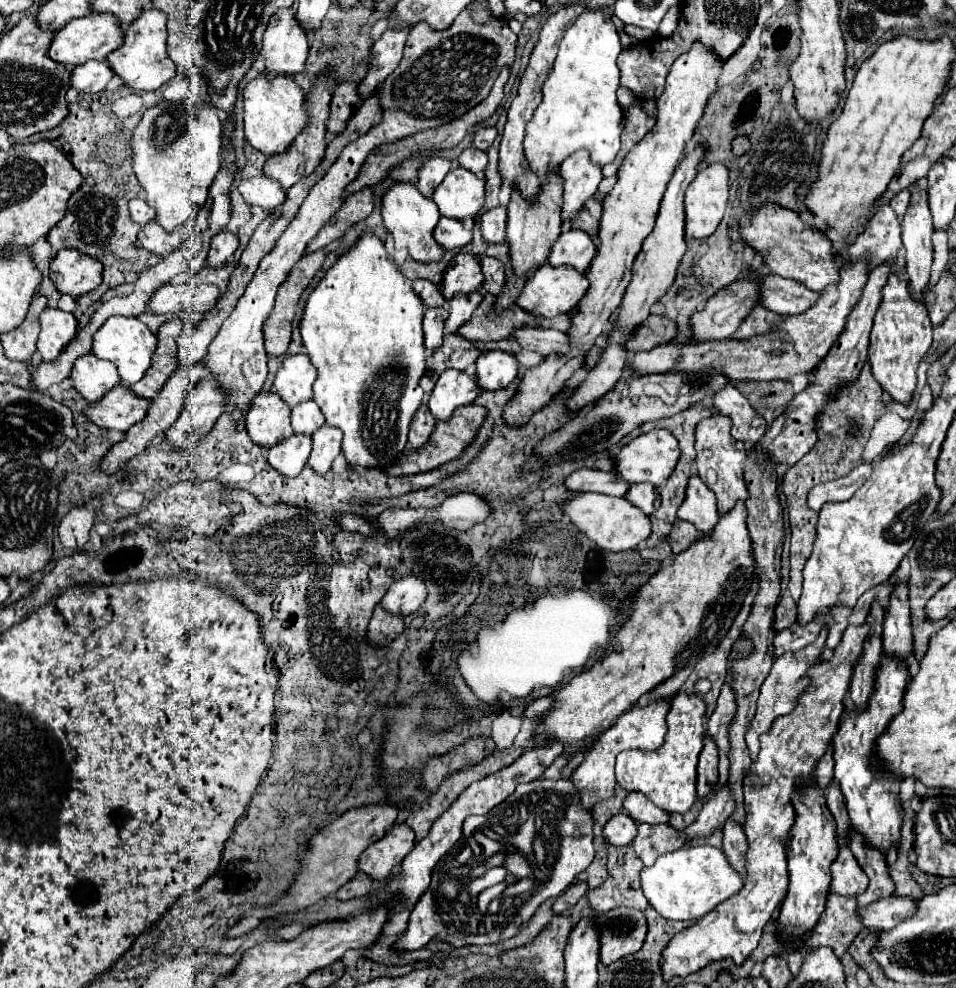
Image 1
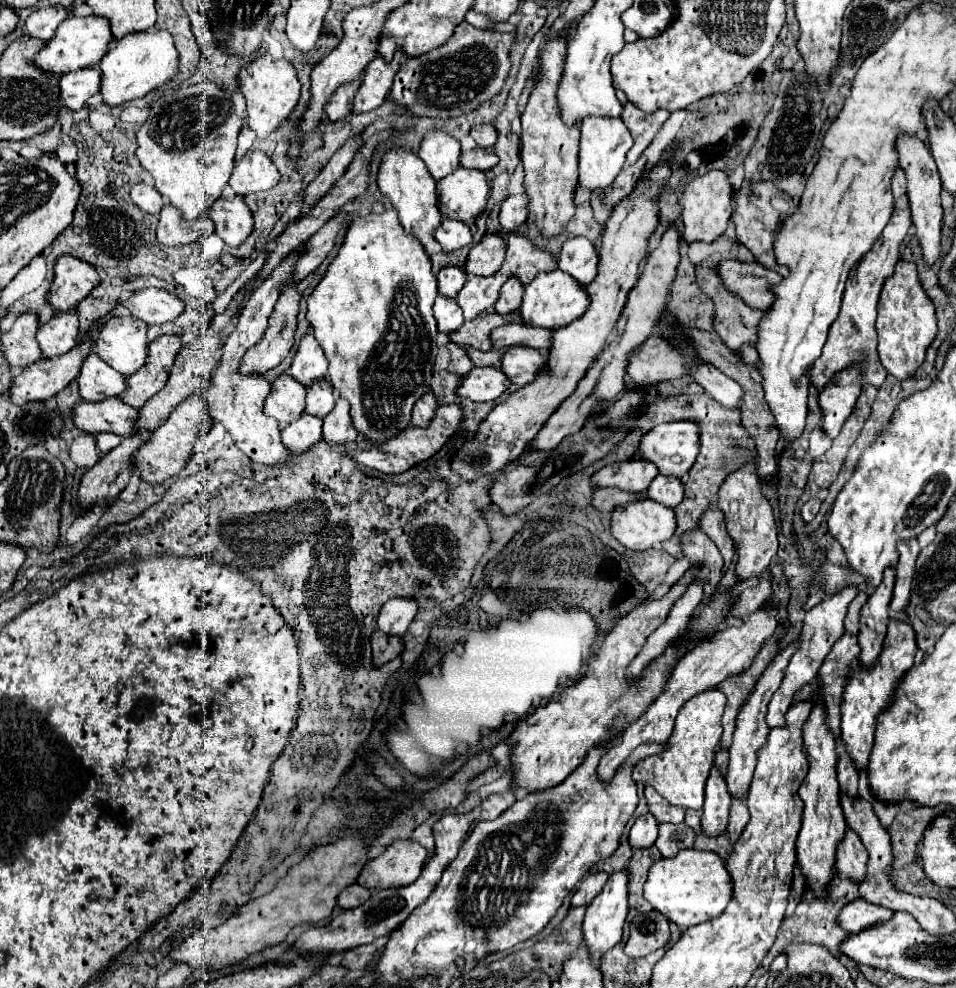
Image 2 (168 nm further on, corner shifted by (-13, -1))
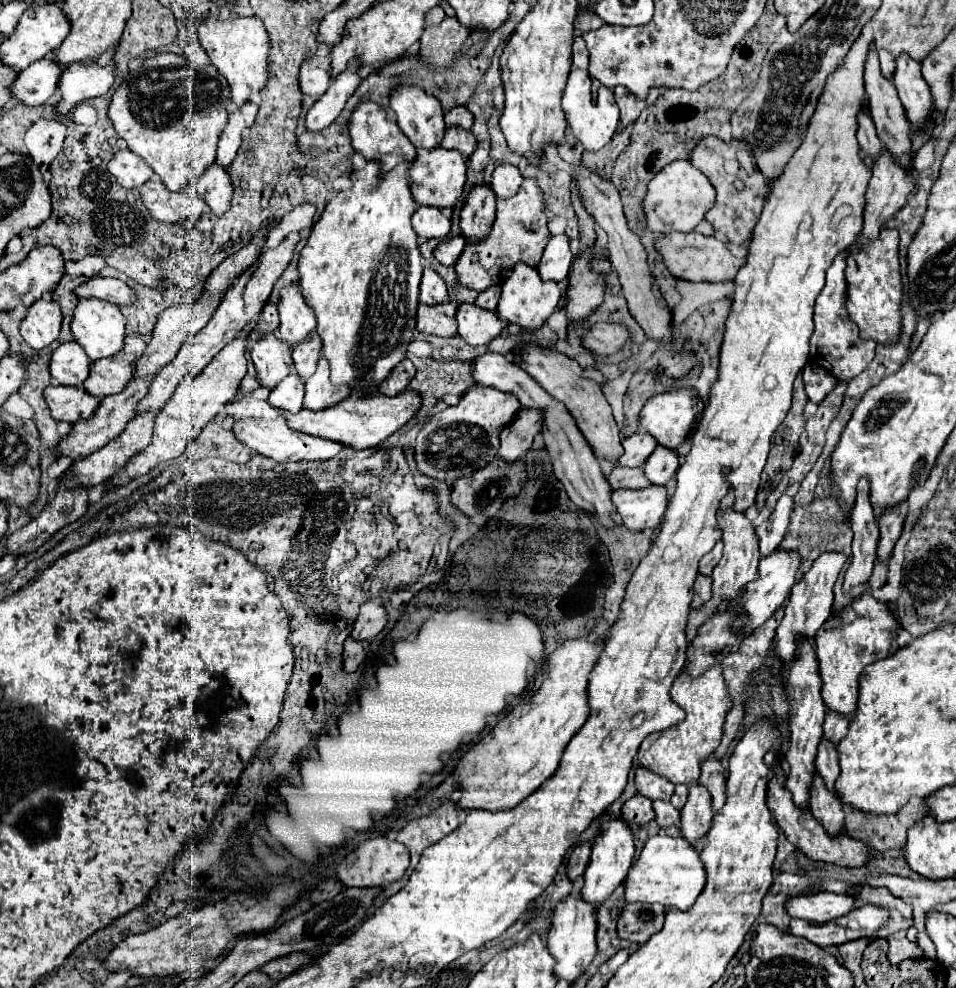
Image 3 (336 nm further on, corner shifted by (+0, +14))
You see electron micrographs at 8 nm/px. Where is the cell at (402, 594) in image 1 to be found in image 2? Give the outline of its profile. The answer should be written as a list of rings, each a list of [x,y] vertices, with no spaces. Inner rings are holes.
[[[393,598],[383,604],[379,612],[379,630],[389,636],[403,636],[417,614],[413,598]]]

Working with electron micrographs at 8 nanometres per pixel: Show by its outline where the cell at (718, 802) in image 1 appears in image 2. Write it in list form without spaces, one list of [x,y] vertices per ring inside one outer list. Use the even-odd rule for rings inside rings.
[[[797,640],[787,646],[783,652],[779,652],[773,662],[765,668],[763,676],[757,680],[749,700],[741,706],[739,714],[737,714],[737,724],[735,724],[735,734],[733,734],[733,744],[729,748],[729,754],[731,754],[731,762],[729,762],[729,776],[727,780],[727,786],[729,786],[729,792],[735,800],[747,800],[747,790],[749,790],[749,782],[753,778],[753,770],[755,770],[755,752],[761,748],[761,744],[767,742],[767,734],[769,734],[769,726],[765,722],[765,714],[767,714],[767,704],[771,700],[771,696],[775,694],[775,690],[779,688],[781,680],[783,680],[783,674],[785,674],[785,668],[789,664],[789,658],[793,656],[795,652],[795,646],[797,646]]]

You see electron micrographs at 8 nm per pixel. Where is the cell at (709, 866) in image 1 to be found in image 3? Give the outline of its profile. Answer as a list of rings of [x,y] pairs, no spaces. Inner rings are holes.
[[[654,835],[646,841],[640,857],[628,871],[626,877],[626,901],[634,903],[660,903],[666,909],[688,909],[694,905],[702,889],[706,887],[706,867],[698,851],[684,839],[684,837],[668,837],[668,835]]]

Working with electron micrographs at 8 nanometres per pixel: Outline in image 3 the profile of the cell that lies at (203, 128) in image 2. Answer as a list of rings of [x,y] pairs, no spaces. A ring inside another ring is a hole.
[[[162,53],[156,57],[146,57],[142,63],[142,71],[124,77],[124,83],[116,89],[112,97],[108,117],[112,119],[118,135],[128,143],[130,151],[144,159],[144,163],[152,167],[154,173],[160,175],[162,183],[170,191],[182,193],[188,187],[188,183],[202,177],[216,159],[216,145],[228,123],[226,111],[226,101],[230,99],[228,93],[230,87],[226,79],[218,75],[218,71],[212,65],[192,67],[180,55]]]

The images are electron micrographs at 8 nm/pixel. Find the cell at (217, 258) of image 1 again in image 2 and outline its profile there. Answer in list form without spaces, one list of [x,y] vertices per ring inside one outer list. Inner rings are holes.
[[[243,196],[231,200],[219,198],[211,206],[211,218],[215,222],[215,234],[225,240],[227,246],[239,246],[253,232],[253,214]]]

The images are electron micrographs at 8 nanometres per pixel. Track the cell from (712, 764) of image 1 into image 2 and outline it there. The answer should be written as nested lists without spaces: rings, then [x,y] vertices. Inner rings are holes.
[[[711,768],[711,776],[705,788],[703,816],[701,816],[701,830],[705,836],[717,838],[725,832],[729,822],[729,804],[731,804],[731,794],[727,790],[725,780],[715,768]]]

